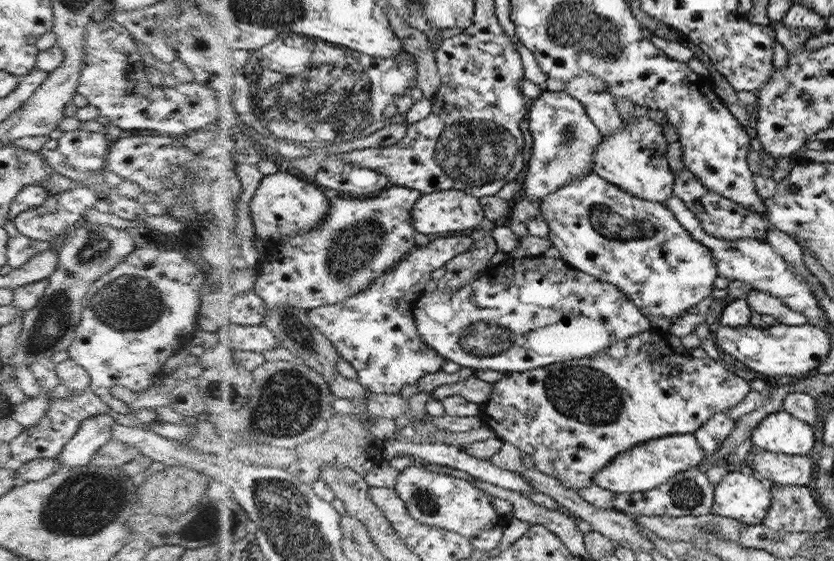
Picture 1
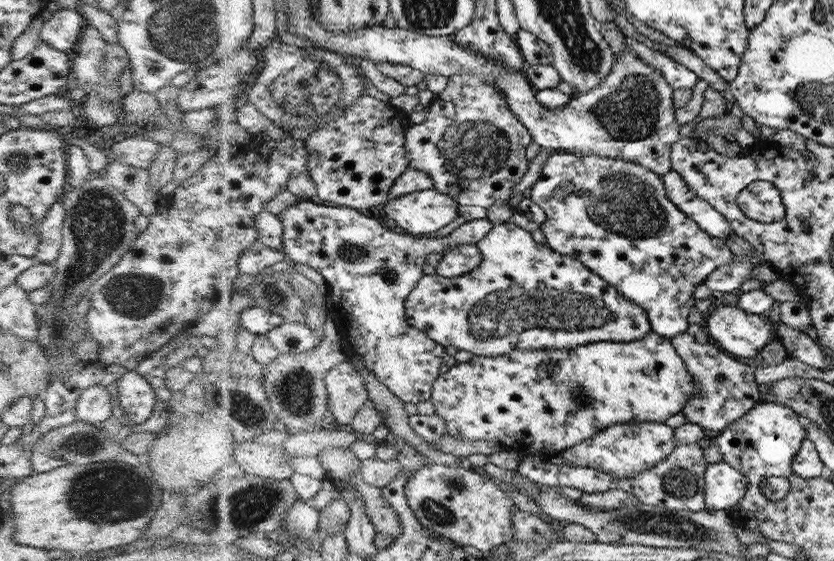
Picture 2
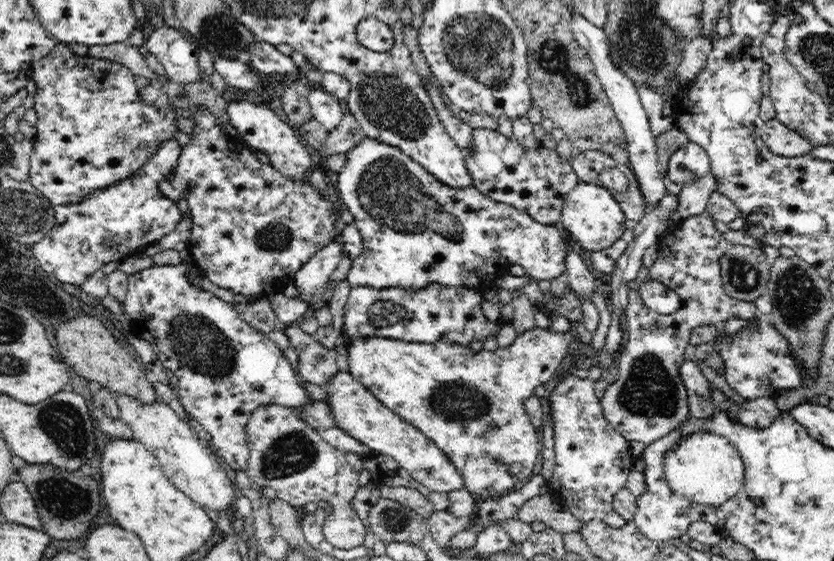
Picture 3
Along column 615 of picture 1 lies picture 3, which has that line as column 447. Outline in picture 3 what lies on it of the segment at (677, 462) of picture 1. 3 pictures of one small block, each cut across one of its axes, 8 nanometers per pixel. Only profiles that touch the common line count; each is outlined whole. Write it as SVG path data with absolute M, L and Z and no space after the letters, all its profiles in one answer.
M338 371L332 375L323 387L323 395L337 427L352 439L365 444L370 453L382 453L396 460L414 480L418 480L434 492L465 490L463 478L436 443L425 438L421 430L405 422L393 410L385 407L355 376L352 376L352 373Z

